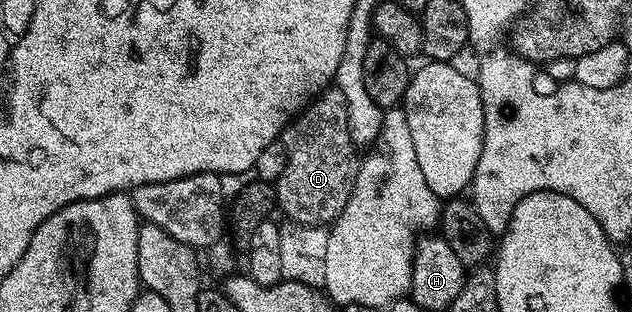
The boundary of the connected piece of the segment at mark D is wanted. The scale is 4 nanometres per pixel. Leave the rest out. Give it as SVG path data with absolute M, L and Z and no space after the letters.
M327 88L291 121L282 131L280 141L284 144L288 164L276 183L276 206L287 214L291 223L300 226L321 226L333 223L344 204L350 198L354 181L358 175L360 154L349 135L348 108L345 98L337 88Z

